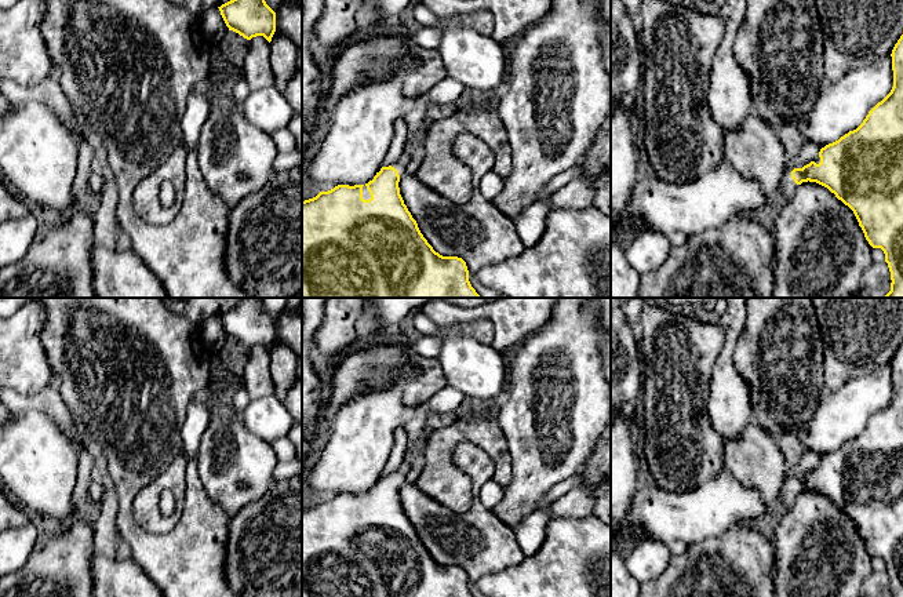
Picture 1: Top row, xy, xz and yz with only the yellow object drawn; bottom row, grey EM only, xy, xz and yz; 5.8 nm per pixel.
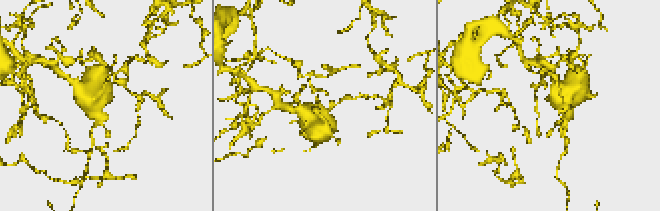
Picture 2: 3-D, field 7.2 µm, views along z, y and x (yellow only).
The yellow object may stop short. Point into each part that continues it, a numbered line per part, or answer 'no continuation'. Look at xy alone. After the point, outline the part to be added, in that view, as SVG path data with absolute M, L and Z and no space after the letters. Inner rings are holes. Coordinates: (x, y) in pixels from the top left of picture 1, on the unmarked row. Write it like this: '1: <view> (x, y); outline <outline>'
no continuation

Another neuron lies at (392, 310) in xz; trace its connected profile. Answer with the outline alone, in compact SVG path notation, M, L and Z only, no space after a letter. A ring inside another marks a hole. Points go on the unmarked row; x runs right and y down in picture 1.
M369 298L376 316L387 325L397 327L405 317L422 310L432 298Z

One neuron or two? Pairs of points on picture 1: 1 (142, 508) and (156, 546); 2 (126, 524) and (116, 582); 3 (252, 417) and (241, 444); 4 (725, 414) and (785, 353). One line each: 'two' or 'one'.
1: two
2: two
3: two
4: two

